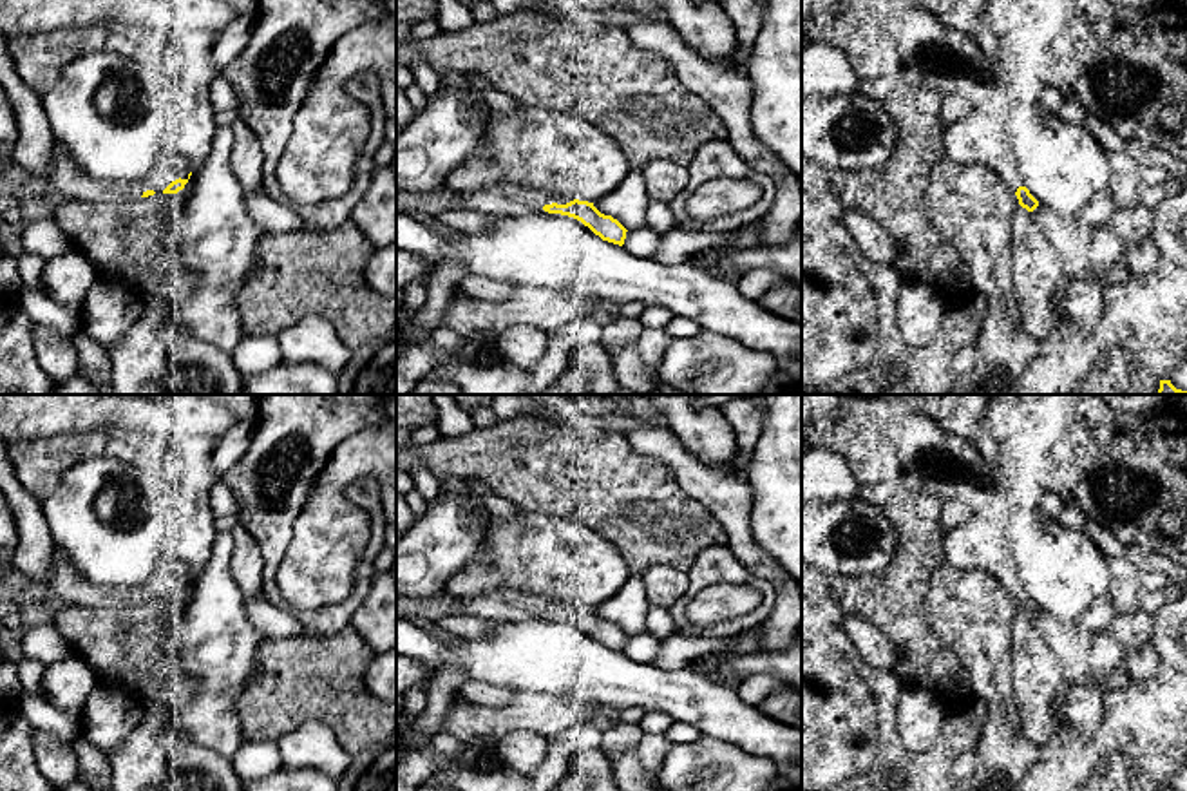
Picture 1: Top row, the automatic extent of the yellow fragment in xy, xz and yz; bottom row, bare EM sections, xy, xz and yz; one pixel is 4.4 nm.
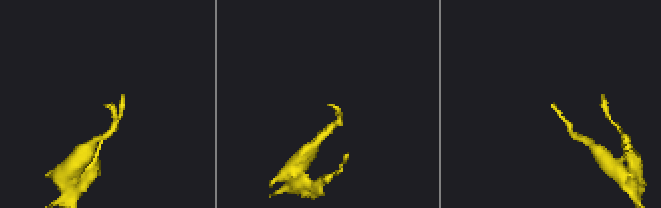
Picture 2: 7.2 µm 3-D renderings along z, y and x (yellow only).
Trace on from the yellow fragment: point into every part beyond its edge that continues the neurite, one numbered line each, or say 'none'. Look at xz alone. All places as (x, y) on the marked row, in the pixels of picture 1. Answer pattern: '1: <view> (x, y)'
1: xz (503, 200)

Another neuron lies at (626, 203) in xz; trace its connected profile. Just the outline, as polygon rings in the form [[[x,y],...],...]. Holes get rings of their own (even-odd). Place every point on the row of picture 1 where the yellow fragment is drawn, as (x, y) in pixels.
[[[630,170],[615,190],[597,199],[594,206],[617,219],[626,230],[646,226],[648,206],[646,183],[639,170]]]

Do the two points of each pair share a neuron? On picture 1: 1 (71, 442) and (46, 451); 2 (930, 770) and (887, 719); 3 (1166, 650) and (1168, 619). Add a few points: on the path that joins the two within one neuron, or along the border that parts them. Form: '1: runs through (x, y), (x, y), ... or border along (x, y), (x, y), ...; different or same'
1: runs through (66, 447), (51, 451); same
2: runs through (914, 768), (889, 743), (887, 735); same
3: runs through (1168, 643), (1168, 627); same

